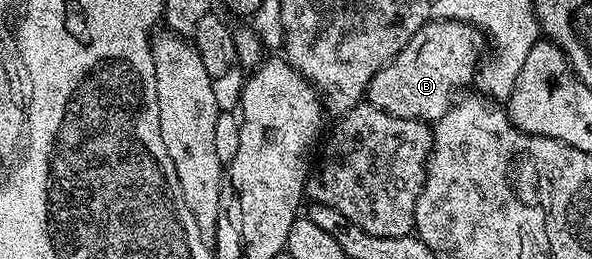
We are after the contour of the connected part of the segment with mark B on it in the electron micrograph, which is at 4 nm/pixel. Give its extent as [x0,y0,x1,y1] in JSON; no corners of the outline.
[365,20,477,123]

